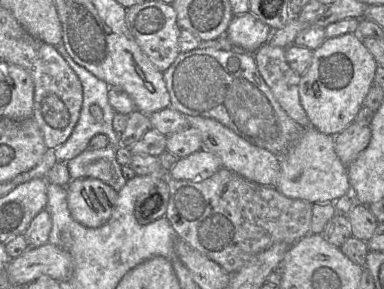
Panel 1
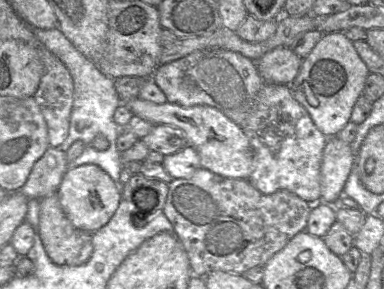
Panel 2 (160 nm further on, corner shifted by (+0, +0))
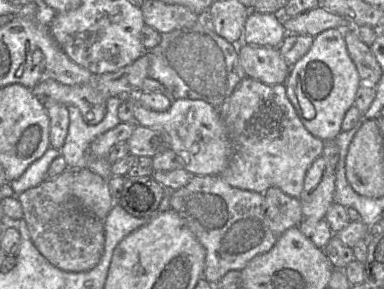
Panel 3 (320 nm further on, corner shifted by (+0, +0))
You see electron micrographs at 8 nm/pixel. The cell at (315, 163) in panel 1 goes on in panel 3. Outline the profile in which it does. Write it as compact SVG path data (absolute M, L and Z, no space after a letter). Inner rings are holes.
M245 77L218 110L231 146L228 165L221 172L220 177L235 188L263 192L268 188L277 187L284 193L299 199L306 172L313 161L322 155L324 141L313 136L305 128L286 94L285 84L268 85Z

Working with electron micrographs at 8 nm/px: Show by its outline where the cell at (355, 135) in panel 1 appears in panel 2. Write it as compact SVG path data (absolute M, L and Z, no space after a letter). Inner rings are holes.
M329 137L321 162L321 201L331 204L339 197L352 165L353 154L350 143L338 137Z

